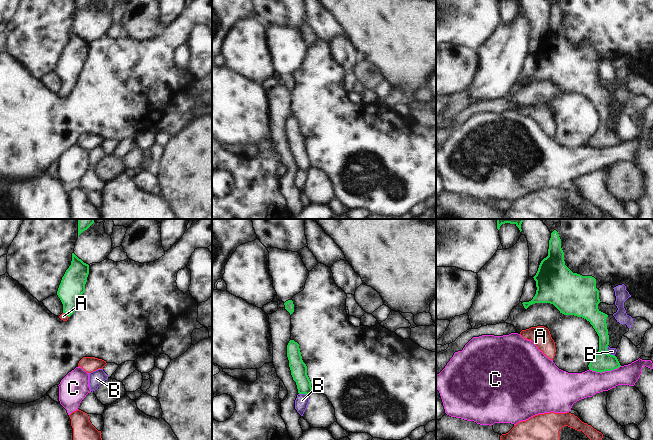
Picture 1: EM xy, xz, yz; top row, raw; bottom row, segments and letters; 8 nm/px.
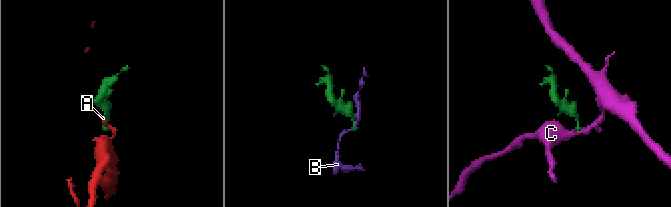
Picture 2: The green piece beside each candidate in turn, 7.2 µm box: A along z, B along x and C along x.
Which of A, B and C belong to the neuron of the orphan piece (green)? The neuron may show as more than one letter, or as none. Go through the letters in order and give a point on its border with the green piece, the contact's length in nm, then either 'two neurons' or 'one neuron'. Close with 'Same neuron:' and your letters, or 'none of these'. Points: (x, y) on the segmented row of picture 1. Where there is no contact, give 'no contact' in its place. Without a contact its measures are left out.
A: xy (66, 313) | 60 nm | one neuron
B: yz (607, 352) | 110 nm | two neurons
C: yz (604, 371) | 260 nm | two neurons
Same neuron: A

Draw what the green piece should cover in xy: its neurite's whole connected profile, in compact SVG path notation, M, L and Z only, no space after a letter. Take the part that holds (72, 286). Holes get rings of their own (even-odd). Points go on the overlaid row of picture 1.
M72 253L72 261L59 285L57 295L63 304L63 313L59 318L67 321L75 312L79 298L85 292L89 274L89 265Z

